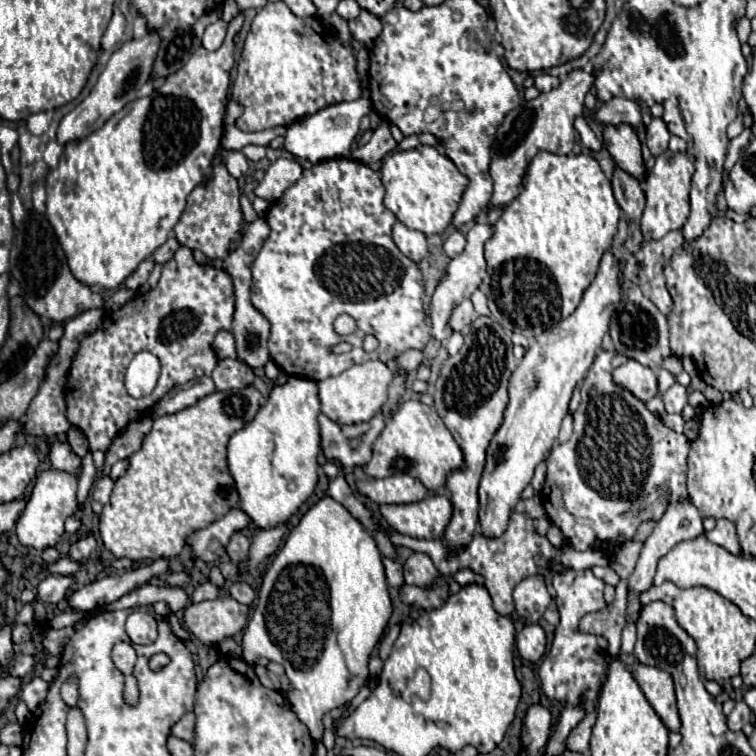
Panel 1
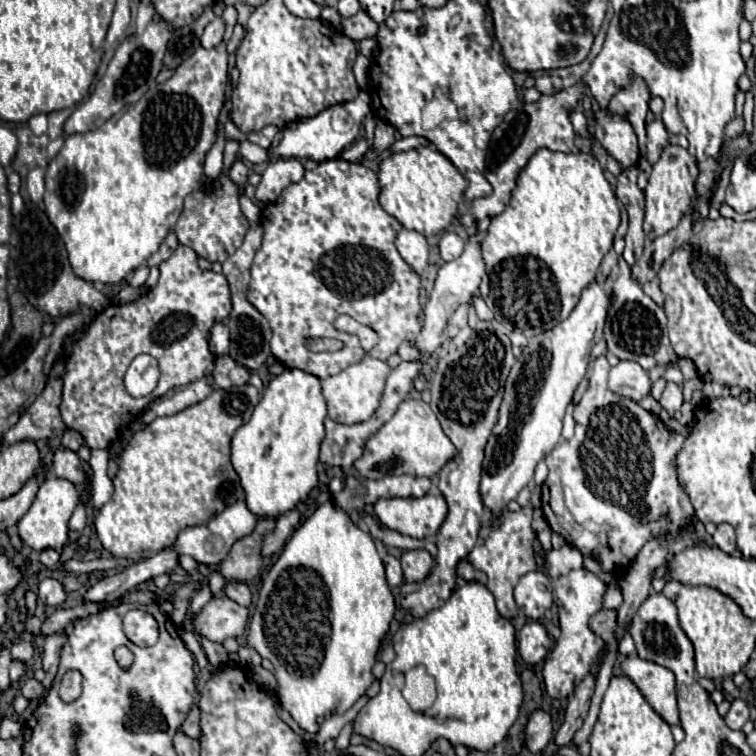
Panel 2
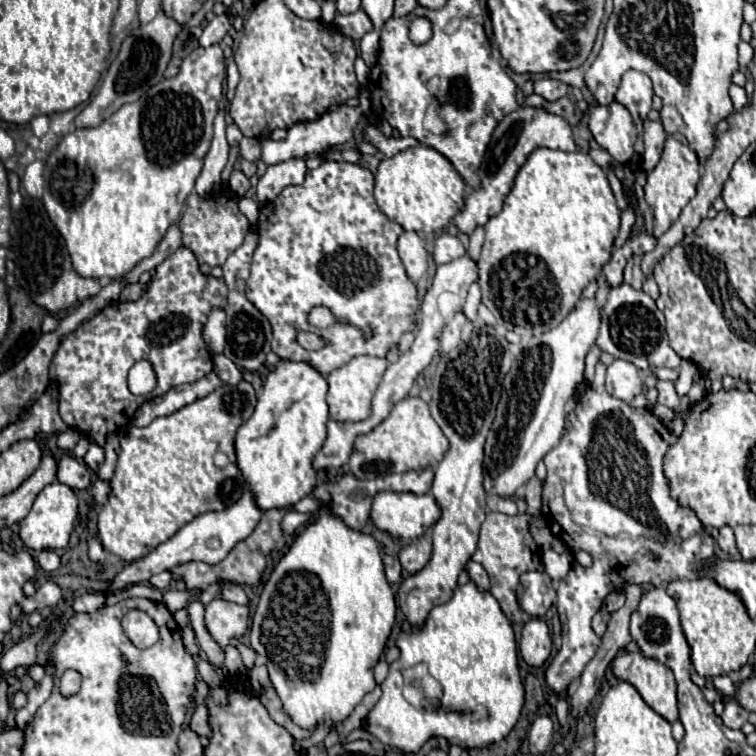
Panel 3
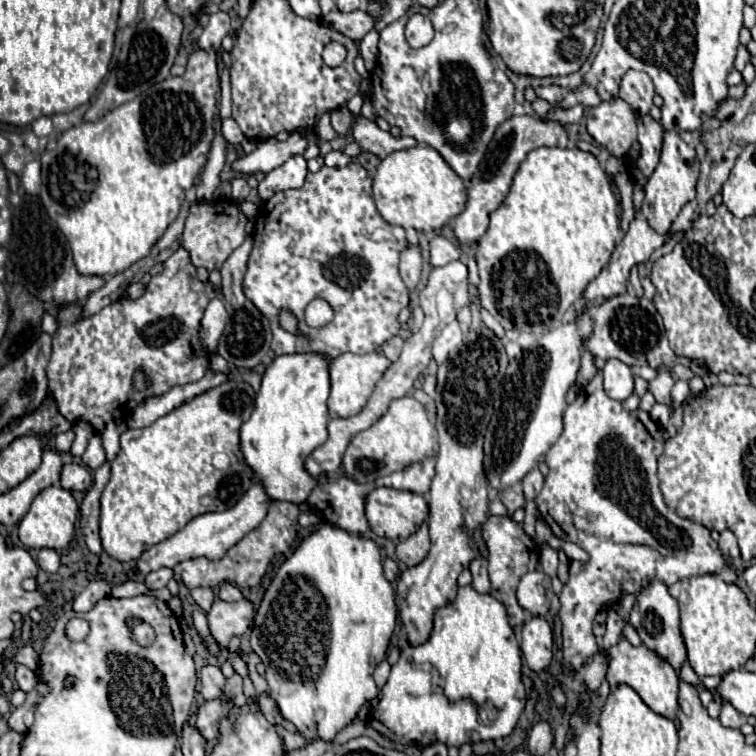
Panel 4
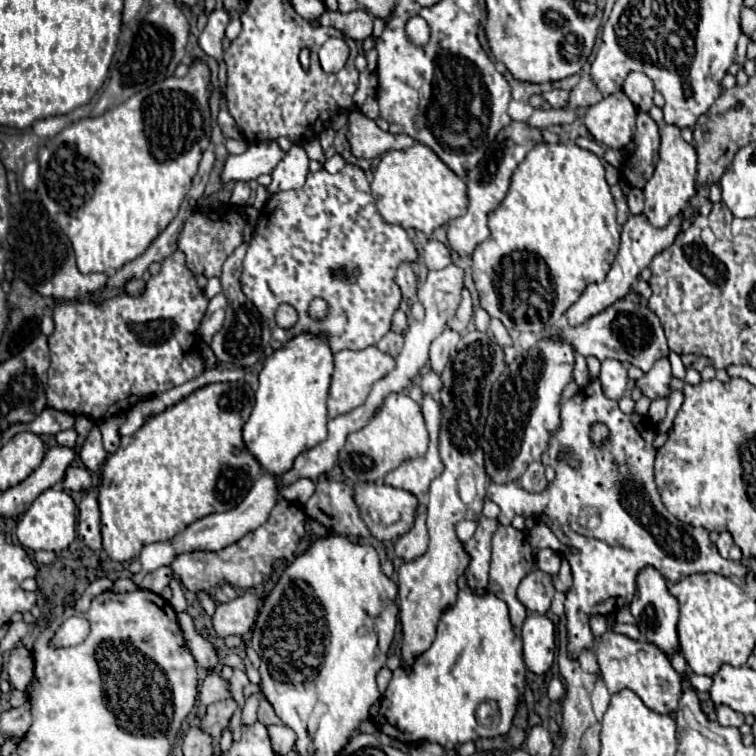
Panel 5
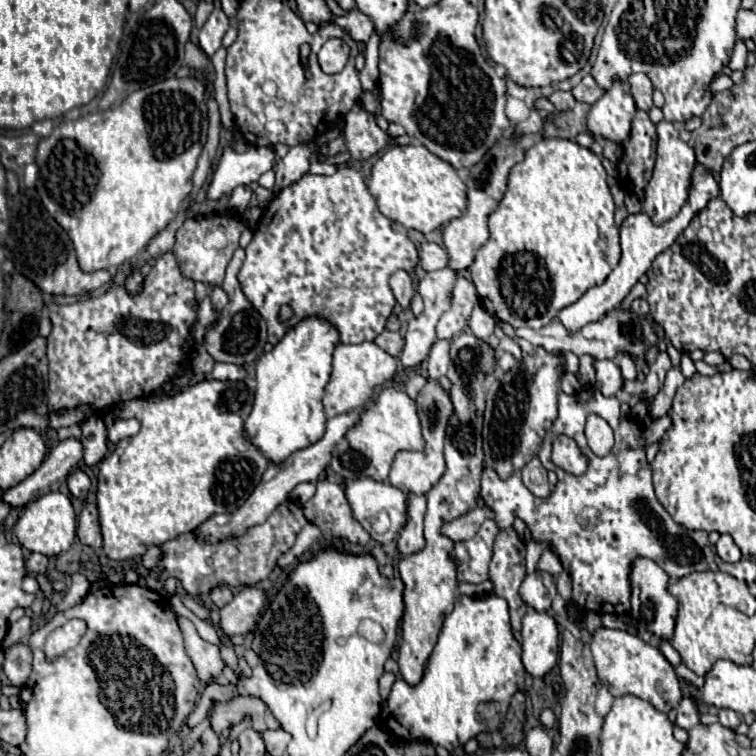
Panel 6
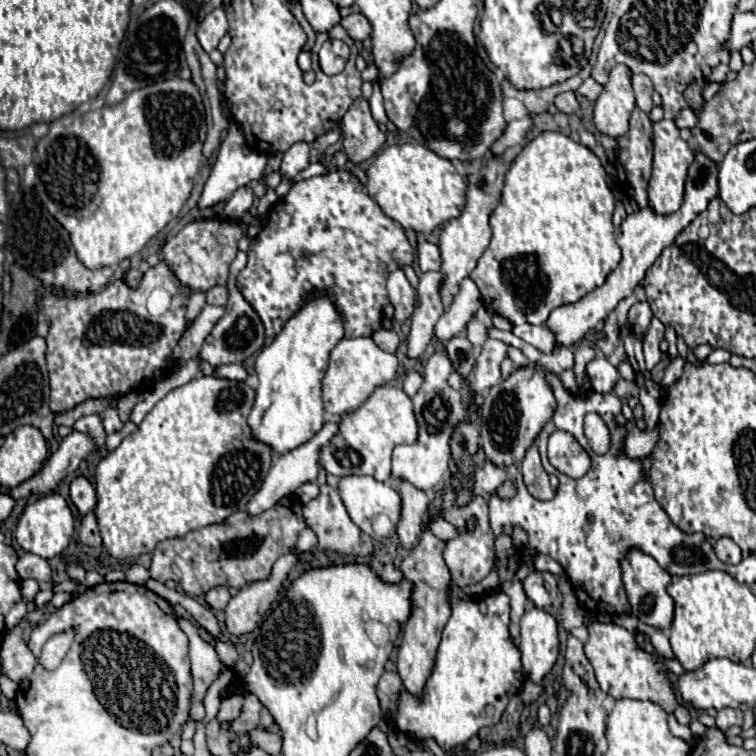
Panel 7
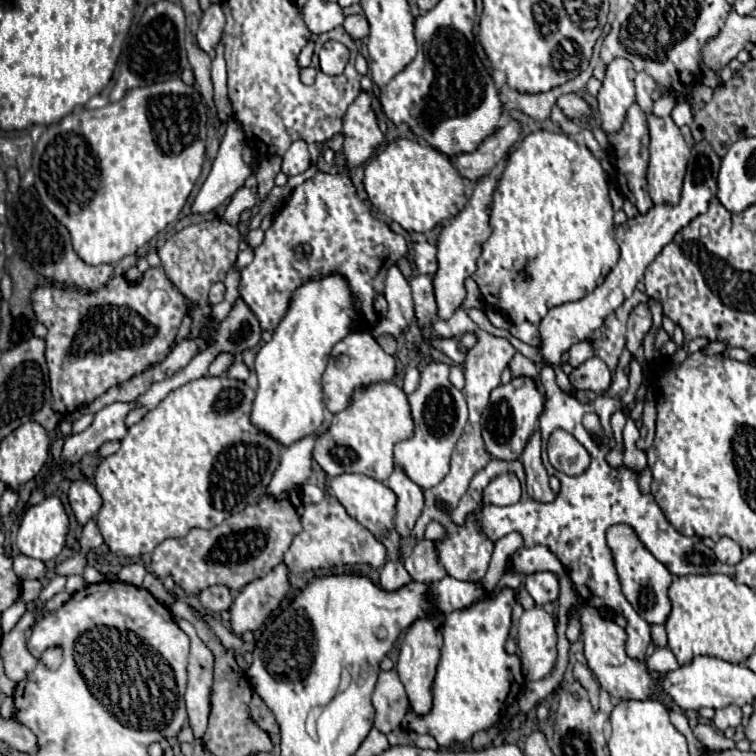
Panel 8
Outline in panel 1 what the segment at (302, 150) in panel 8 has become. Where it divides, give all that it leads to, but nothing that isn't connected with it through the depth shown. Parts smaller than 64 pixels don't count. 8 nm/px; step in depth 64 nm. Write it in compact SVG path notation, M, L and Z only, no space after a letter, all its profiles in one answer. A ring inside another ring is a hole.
M278 158L264 174L264 180L256 186L256 196L266 202L276 202L286 188L290 188L294 182L302 178L302 166L290 158Z

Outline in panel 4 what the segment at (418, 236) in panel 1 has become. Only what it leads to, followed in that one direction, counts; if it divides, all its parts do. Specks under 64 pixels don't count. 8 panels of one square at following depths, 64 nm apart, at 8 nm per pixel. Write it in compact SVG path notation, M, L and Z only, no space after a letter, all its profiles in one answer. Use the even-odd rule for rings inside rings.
M410 244L400 254L400 276L404 278L404 284L410 292L416 292L416 284L420 282L422 274L422 252L418 244Z

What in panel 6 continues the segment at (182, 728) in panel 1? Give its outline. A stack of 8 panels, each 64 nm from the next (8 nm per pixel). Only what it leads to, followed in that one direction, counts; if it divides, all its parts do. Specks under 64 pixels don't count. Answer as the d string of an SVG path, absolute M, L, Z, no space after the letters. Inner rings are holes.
M236 696L228 702L218 702L214 716L212 716L212 728L220 734L226 736L236 724L240 724L246 716L252 720L254 730L276 730L280 724L268 710L268 706L256 698L256 696Z

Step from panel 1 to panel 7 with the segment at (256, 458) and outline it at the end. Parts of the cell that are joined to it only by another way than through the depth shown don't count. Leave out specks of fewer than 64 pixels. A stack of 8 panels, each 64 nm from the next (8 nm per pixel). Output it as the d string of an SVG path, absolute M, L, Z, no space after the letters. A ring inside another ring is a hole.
M312 290L306 304L284 324L274 342L256 356L258 388L248 424L254 438L268 444L274 452L284 454L308 442L324 424L322 378L328 368L330 350L344 338L344 320L336 298ZM302 484L302 486L296 490L296 496L306 504L306 502L310 502L312 498L316 498L318 492L320 492L320 488L318 488L316 484Z

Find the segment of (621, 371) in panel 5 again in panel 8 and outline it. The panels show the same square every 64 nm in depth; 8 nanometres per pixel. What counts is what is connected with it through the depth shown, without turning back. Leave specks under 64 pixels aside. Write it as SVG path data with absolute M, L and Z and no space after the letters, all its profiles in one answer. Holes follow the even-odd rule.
M588 358L570 374L570 384L574 390L592 390L596 394L602 394L612 382L612 372L608 366L598 358Z

